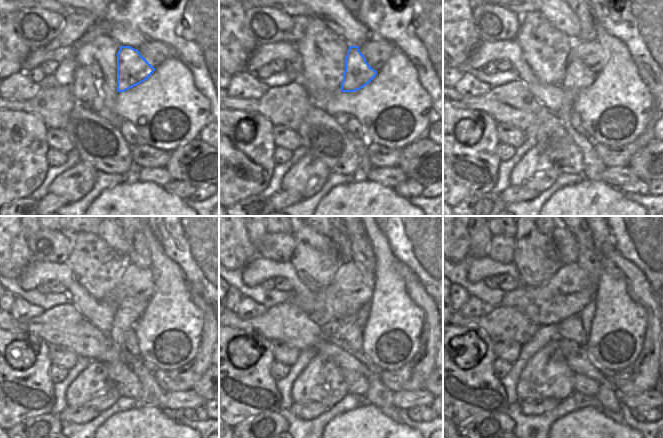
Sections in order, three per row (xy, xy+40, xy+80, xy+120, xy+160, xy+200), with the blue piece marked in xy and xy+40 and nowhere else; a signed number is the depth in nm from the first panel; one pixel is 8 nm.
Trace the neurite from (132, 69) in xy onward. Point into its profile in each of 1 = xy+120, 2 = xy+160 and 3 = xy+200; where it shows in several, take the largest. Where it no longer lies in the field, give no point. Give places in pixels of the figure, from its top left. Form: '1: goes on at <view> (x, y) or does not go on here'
1: goes on at xy+120 (130, 310)
2: goes on at xy+160 (378, 395)
3: goes on at xy+200 (608, 398)

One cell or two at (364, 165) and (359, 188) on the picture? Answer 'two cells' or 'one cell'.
two cells

